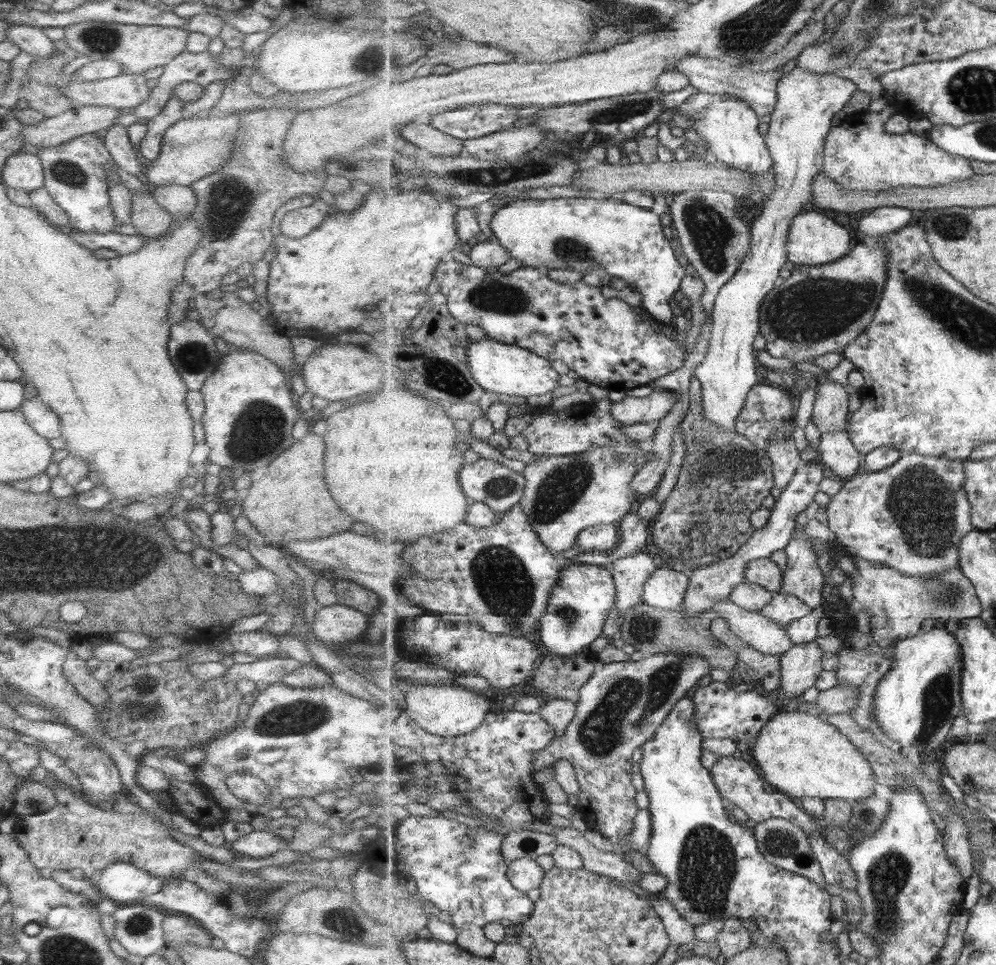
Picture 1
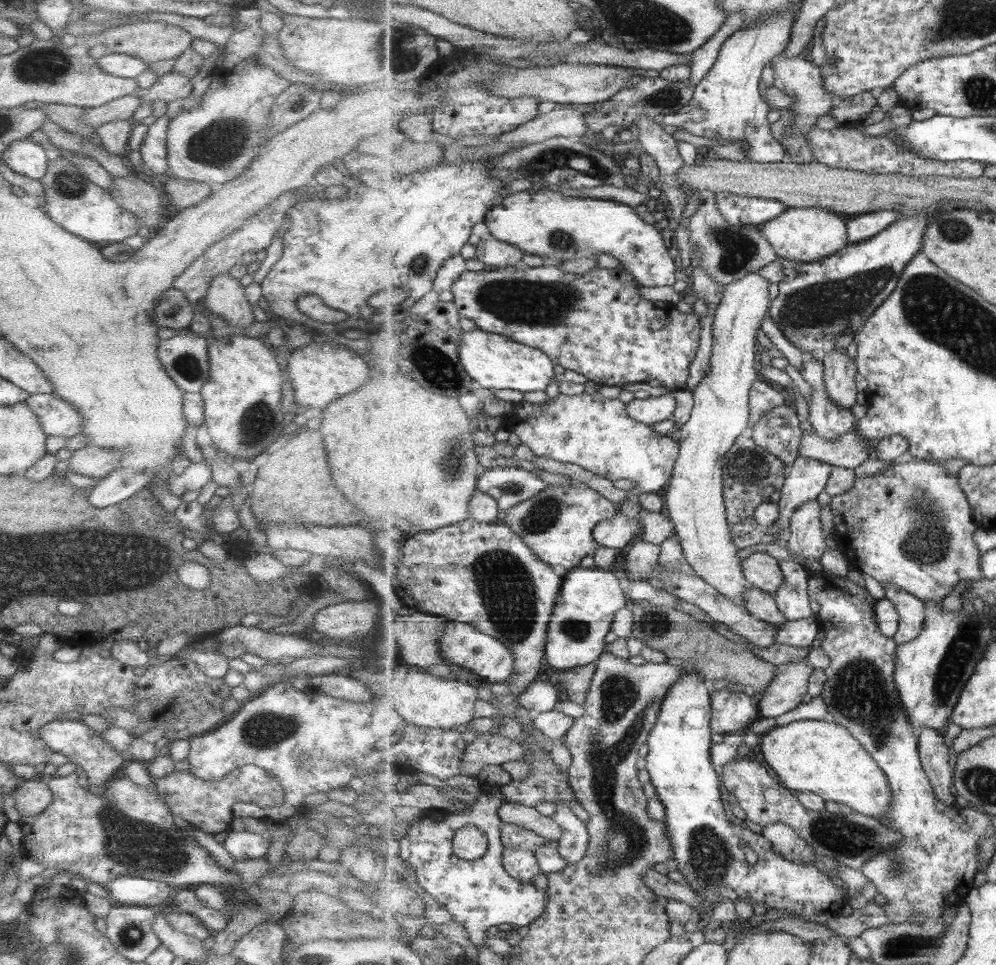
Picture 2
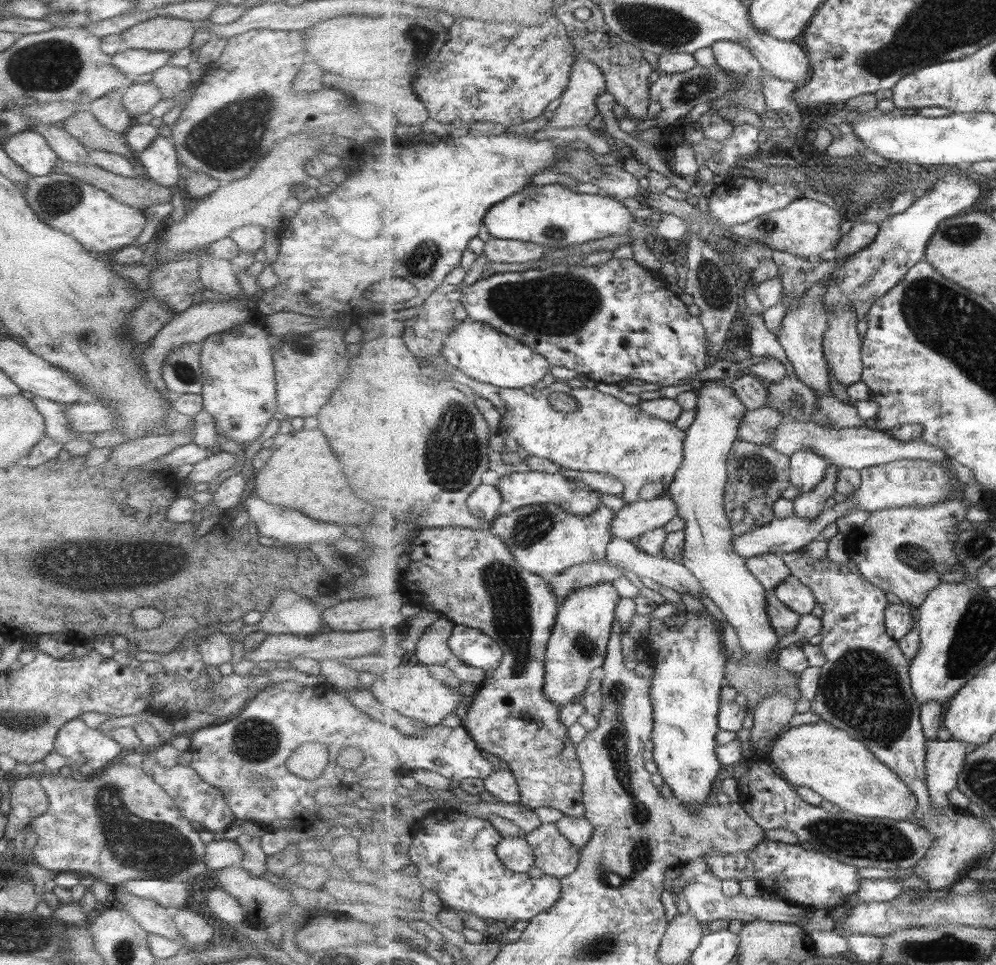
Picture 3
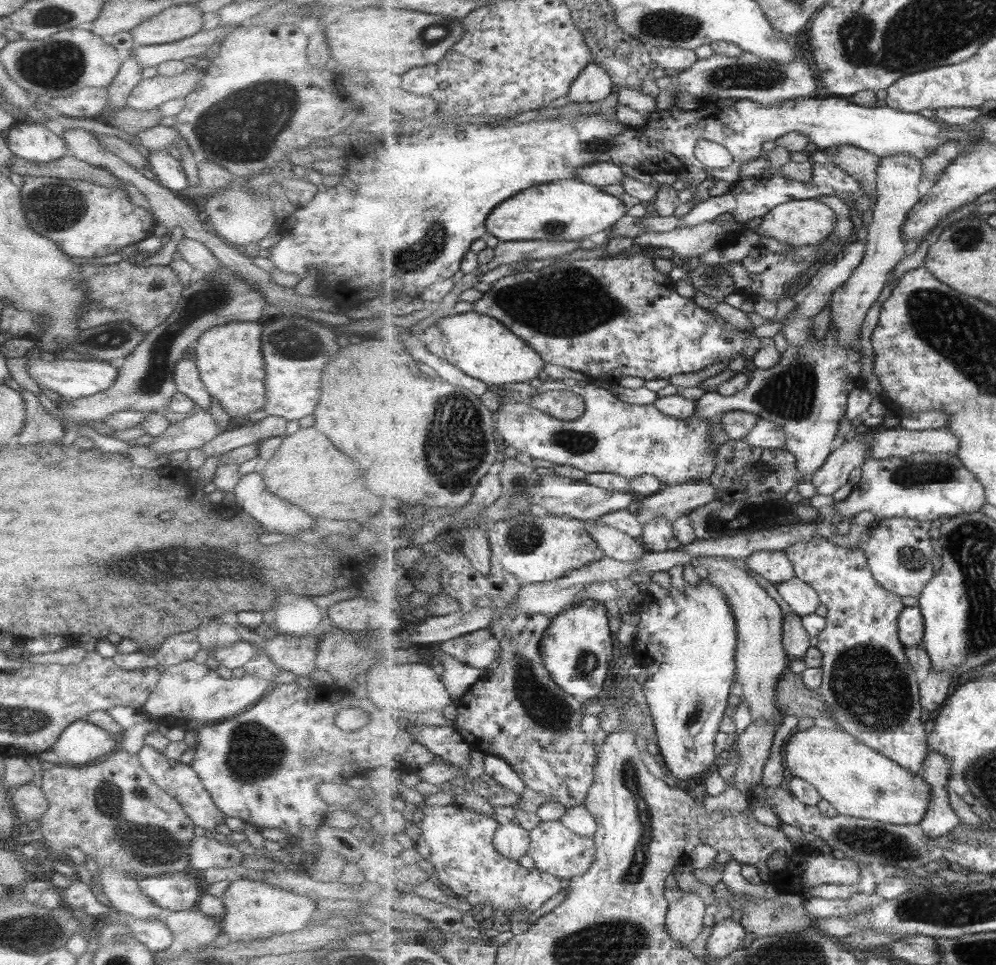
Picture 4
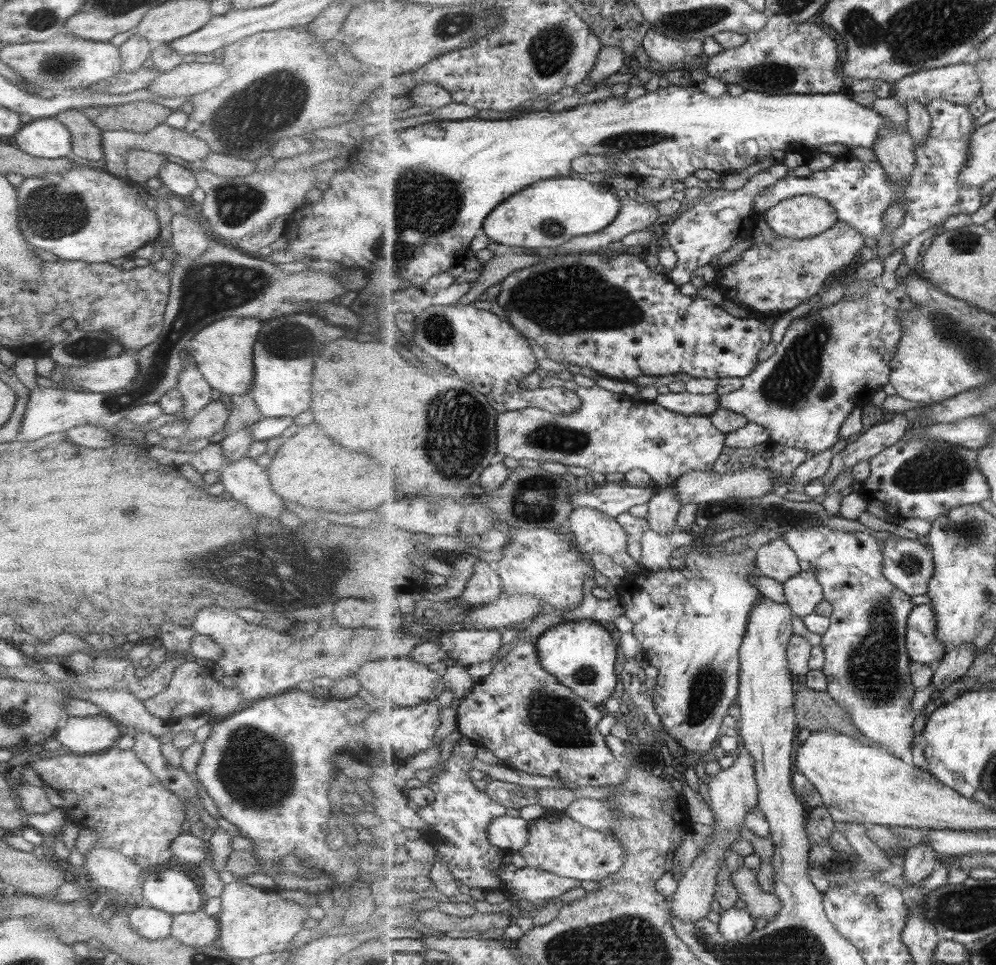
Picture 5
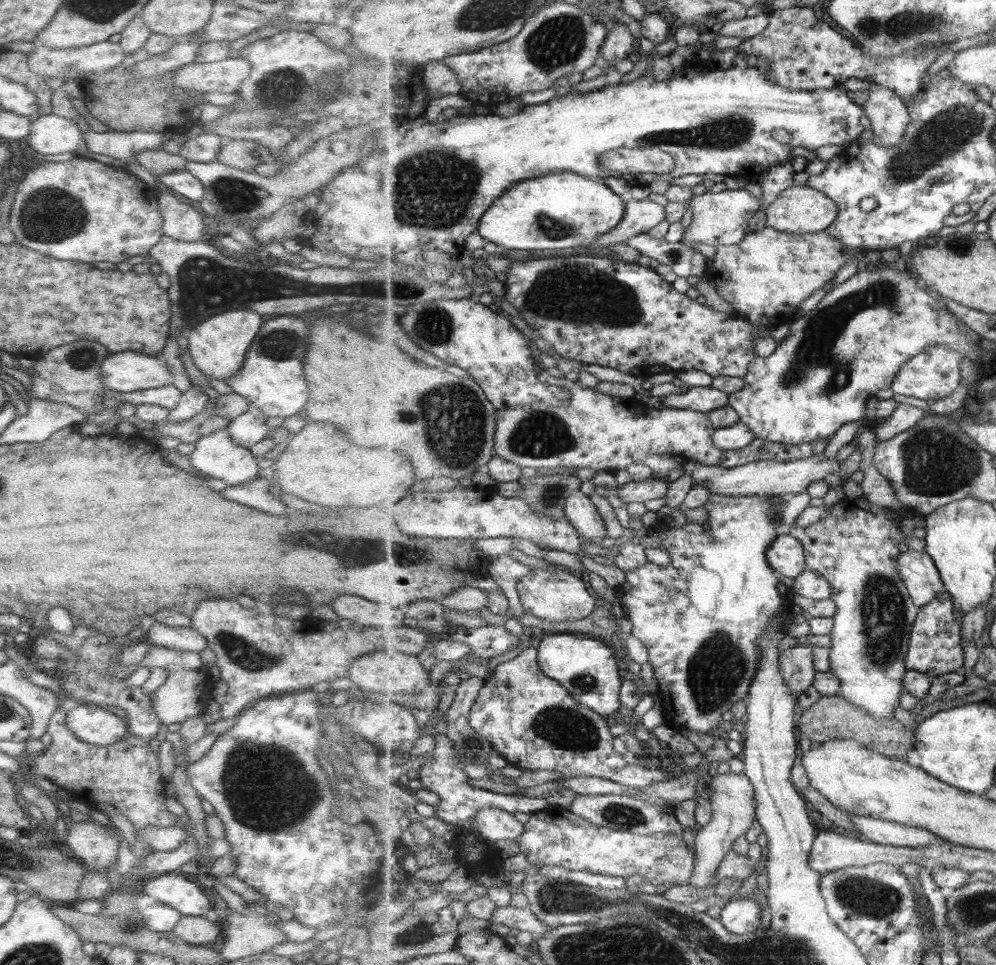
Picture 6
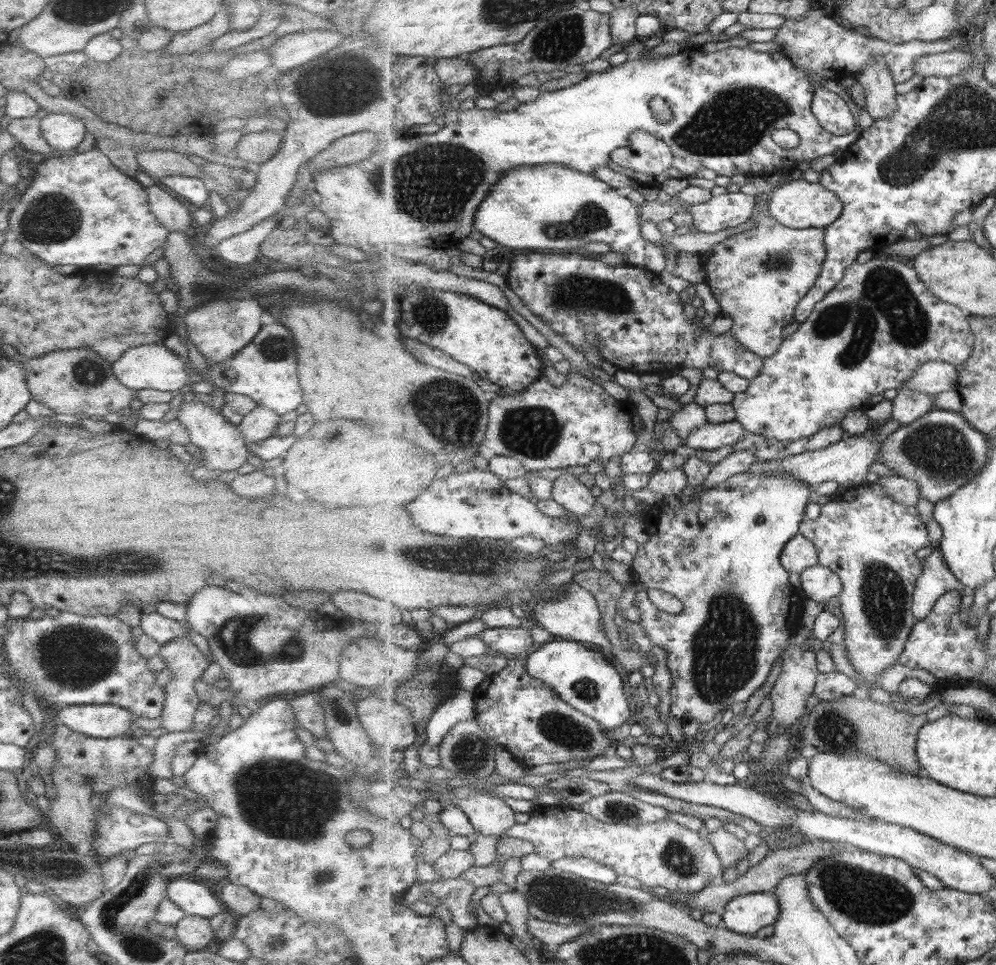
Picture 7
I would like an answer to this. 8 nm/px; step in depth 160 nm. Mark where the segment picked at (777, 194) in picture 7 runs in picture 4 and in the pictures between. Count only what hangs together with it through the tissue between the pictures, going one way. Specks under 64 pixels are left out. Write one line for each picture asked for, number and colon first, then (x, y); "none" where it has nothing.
4: (809, 222)
5: (802, 217)
6: (800, 209)

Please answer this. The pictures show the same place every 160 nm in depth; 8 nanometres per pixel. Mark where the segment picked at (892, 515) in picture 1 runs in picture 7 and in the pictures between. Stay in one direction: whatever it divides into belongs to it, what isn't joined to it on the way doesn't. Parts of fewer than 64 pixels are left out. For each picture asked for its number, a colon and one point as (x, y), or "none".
2: (912, 525)
3: (903, 551)
4: (900, 552)
5: (909, 564)
6: (919, 570)
7: (936, 580)

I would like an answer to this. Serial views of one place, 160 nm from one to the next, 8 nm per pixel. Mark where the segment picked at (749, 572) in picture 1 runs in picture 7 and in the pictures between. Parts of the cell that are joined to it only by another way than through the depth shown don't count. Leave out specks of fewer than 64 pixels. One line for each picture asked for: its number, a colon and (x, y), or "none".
2: (764, 572)
3: (772, 570)
4: (774, 565)
5: (777, 560)
6: (786, 555)
7: (799, 554)

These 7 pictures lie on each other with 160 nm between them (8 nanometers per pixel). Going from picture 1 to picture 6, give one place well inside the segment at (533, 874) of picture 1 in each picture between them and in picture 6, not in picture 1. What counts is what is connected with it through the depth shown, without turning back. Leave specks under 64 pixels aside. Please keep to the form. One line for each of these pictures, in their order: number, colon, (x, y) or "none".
2: (523, 864)
3: (518, 855)
4: (512, 840)
5: (507, 832)
6: (493, 824)

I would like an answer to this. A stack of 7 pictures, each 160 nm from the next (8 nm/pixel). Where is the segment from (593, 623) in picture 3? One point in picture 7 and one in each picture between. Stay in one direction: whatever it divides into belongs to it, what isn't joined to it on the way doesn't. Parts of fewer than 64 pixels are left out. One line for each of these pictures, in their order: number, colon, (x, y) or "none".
4: (577, 648)
5: (582, 654)
6: (587, 666)
7: (579, 673)

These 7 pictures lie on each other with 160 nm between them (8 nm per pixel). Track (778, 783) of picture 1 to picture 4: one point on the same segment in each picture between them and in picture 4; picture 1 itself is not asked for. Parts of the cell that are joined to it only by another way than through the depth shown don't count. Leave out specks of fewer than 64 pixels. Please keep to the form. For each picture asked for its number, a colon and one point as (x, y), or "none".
2: (816, 756)
3: (845, 771)
4: (858, 781)

